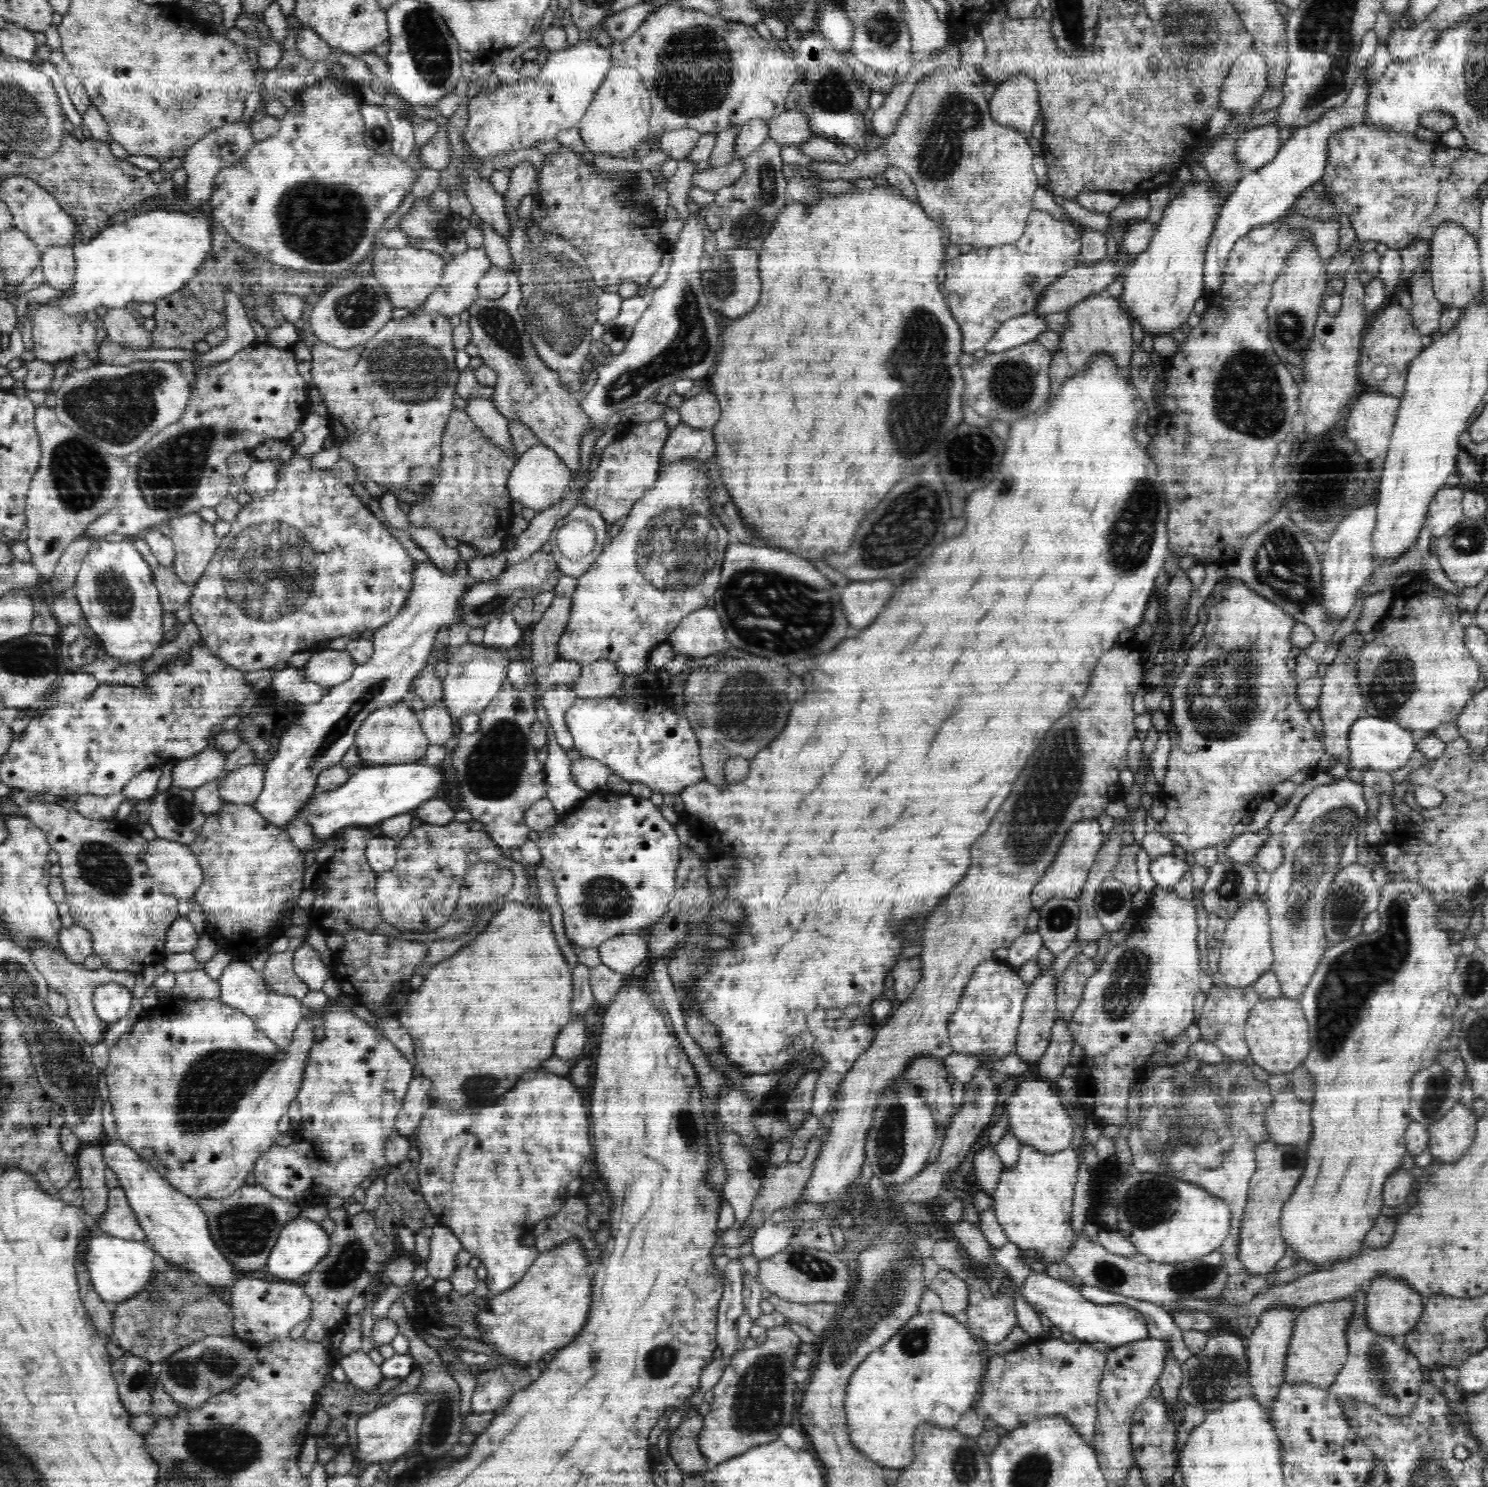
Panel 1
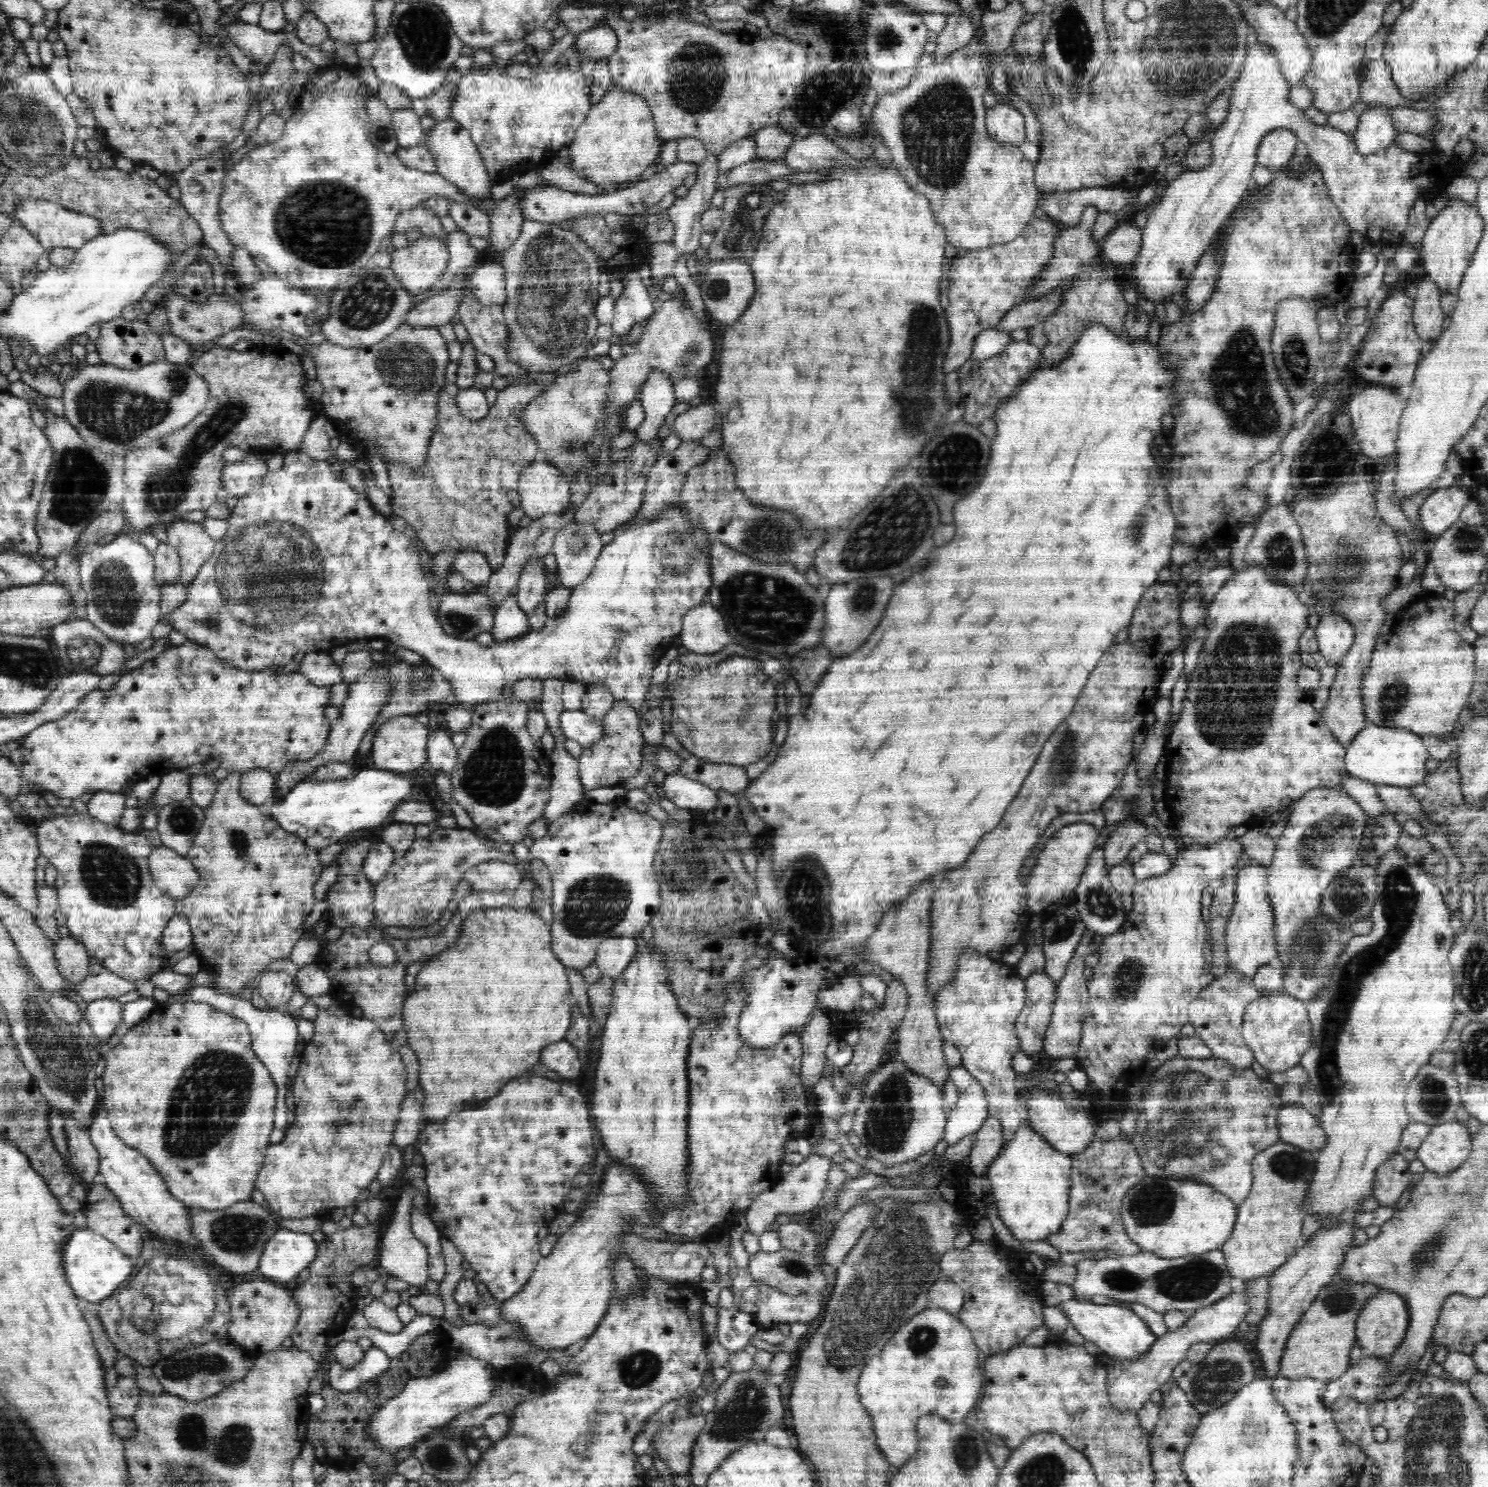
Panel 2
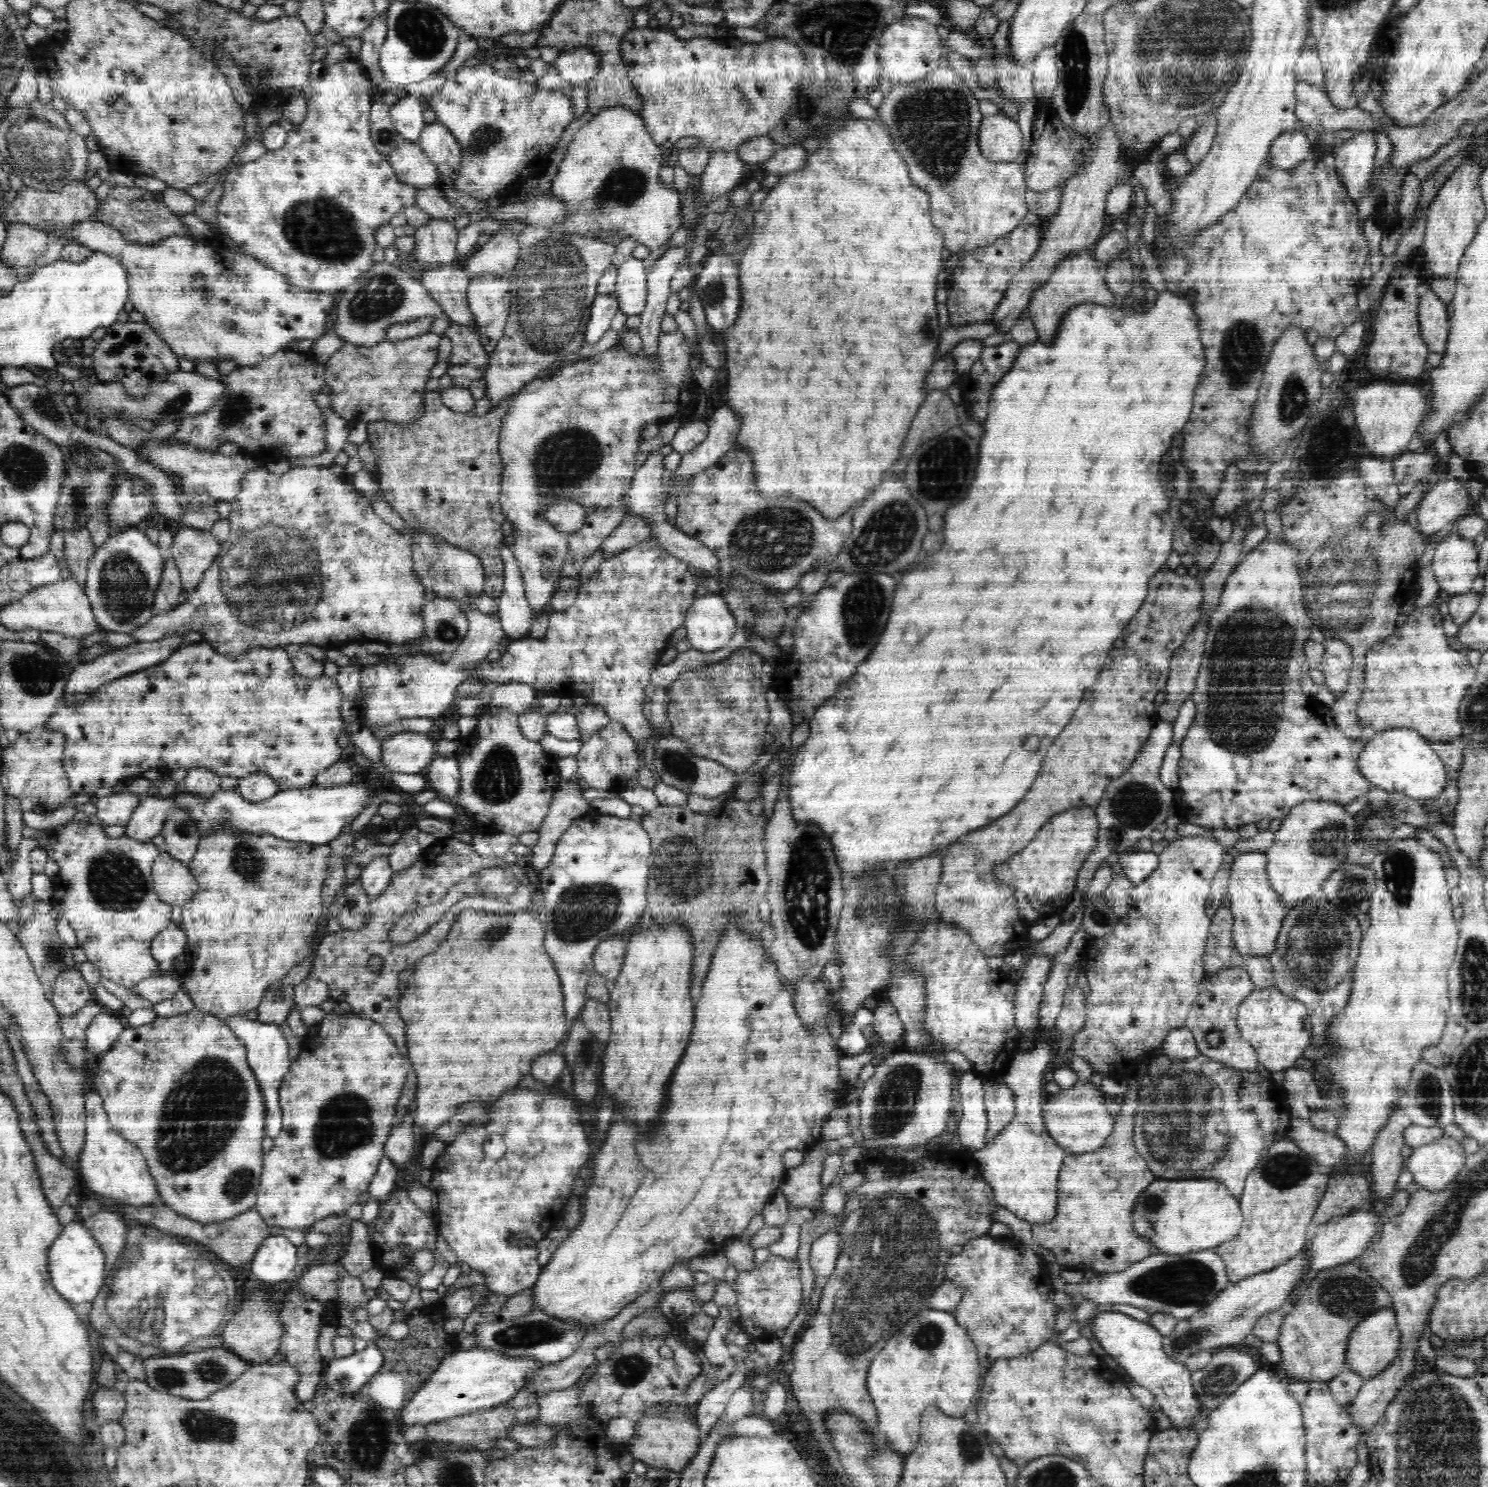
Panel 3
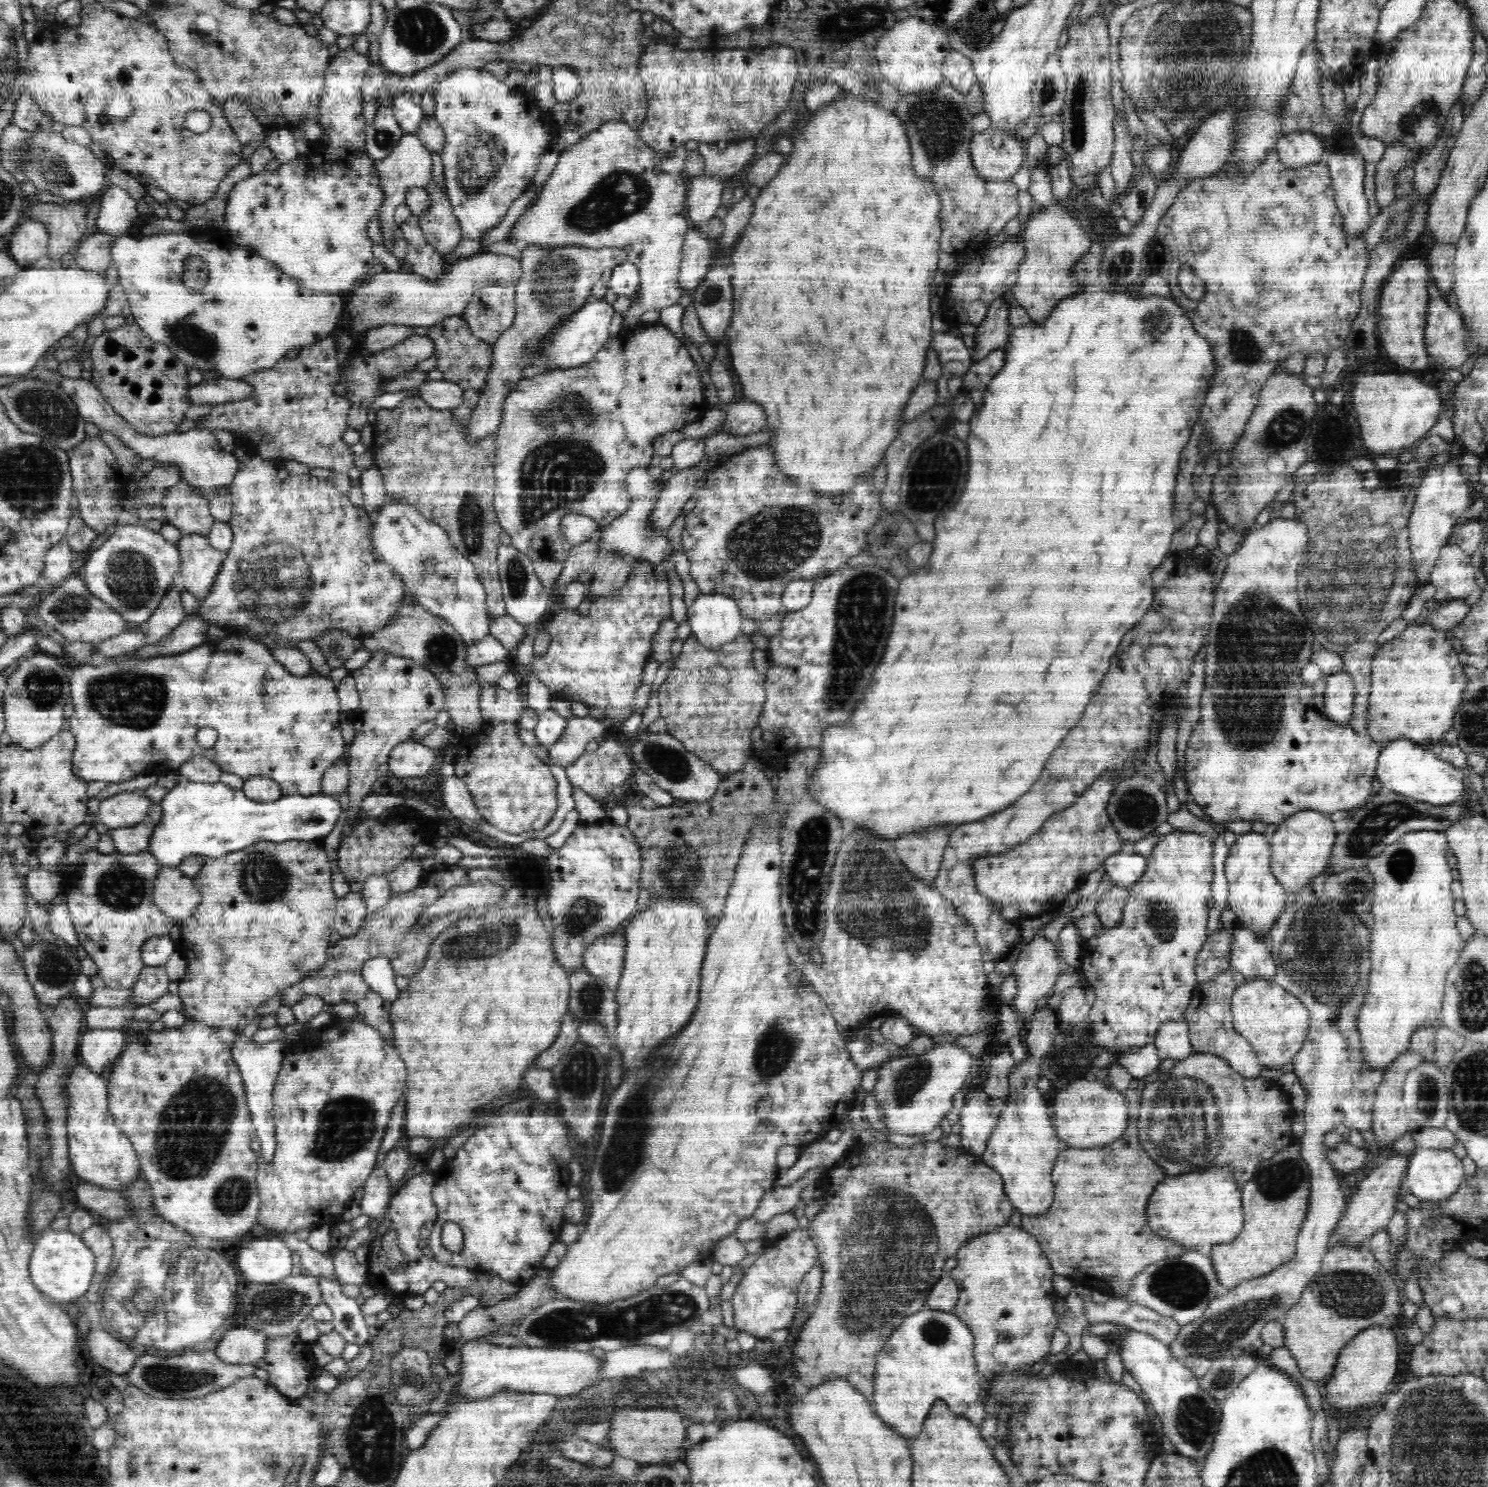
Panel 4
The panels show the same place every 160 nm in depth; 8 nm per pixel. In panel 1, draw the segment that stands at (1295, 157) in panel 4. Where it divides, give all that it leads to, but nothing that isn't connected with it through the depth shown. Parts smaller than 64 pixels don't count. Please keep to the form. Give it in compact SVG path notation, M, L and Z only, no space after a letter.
M1260 126L1241 134L1234 148L1234 156L1246 171L1256 170L1272 162L1282 146L1278 126Z

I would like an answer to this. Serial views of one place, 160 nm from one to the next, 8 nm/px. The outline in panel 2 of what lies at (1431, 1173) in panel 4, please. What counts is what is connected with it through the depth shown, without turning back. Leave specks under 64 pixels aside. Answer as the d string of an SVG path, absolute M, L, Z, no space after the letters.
M1448 1121L1431 1128L1430 1135L1416 1149L1425 1170L1449 1174L1464 1164L1472 1149L1469 1129L1464 1123Z

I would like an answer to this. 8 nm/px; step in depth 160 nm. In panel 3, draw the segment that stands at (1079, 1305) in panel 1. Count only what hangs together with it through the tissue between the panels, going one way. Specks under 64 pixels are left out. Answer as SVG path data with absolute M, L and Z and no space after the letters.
M1114 1311L1096 1312L1096 1316L1089 1321L1089 1326L1095 1336L1094 1343L1097 1345L1098 1351L1104 1352L1116 1368L1125 1370L1134 1383L1147 1388L1155 1396L1156 1404L1160 1406L1162 1414L1166 1414L1170 1418L1171 1424L1178 1424L1180 1428L1184 1428L1185 1425L1195 1427L1198 1426L1198 1422L1194 1421L1196 1416L1200 1416L1205 1411L1208 1417L1209 1411L1202 1407L1200 1399L1196 1397L1196 1391L1194 1391L1191 1381L1191 1370L1183 1363L1168 1358L1163 1350L1163 1336L1154 1327L1129 1315Z

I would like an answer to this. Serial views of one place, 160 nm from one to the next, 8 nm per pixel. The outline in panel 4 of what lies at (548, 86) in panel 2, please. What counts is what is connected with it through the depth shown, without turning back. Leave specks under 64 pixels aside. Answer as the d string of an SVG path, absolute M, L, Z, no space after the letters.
M461 68L447 74L436 86L434 99L434 117L442 126L446 138L441 154L446 179L445 191L459 220L463 238L480 242L482 234L495 229L508 209L519 204L518 196L533 185L546 142L554 138L552 134L546 134L550 116L544 114L534 99L532 102L522 102L520 94L506 92L506 84L485 68Z

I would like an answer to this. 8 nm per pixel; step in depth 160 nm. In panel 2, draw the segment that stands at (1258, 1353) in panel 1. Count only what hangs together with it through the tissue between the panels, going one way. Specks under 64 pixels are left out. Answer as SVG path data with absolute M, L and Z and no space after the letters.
M1354 1219L1346 1221L1339 1227L1317 1230L1313 1237L1302 1245L1302 1248L1295 1249L1289 1259L1270 1275L1268 1313L1258 1324L1257 1336L1257 1348L1263 1362L1259 1373L1264 1378L1272 1380L1278 1376L1281 1356L1286 1348L1288 1337L1296 1323L1302 1318L1303 1312L1306 1312L1310 1304L1314 1302L1319 1290L1325 1284L1334 1282L1336 1270L1340 1268L1346 1252L1352 1247L1354 1230L1356 1230Z

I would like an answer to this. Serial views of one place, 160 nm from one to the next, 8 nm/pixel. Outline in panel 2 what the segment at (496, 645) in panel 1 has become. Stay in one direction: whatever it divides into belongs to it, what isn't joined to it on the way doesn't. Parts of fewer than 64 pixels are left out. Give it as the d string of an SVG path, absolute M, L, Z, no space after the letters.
M509 595L495 612L492 631L495 642L516 639L532 631L529 628L529 616L521 611L517 597Z

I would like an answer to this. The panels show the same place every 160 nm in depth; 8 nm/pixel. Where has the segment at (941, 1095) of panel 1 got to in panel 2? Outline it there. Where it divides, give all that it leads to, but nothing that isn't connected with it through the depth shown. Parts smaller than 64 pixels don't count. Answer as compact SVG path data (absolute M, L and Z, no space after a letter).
M928 880L924 888L916 888L900 908L892 908L884 920L880 920L880 928L876 928L874 936L863 944L867 948L867 959L870 964L878 964L880 968L888 970L893 978L904 983L908 993L907 1007L897 1030L895 1056L900 1058L910 1072L924 1076L935 1086L942 1086L946 1078L950 1077L951 1068L948 1067L942 1050L943 1038L936 1023L936 1006L932 995L925 986L925 973L928 972L928 950L930 948L930 908L932 908L932 892L934 884Z

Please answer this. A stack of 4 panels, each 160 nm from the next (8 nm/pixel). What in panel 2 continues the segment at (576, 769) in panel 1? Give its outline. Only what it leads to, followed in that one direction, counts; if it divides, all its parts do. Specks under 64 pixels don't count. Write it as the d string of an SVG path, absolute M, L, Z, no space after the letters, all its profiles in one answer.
M625 700L615 701L612 710L603 716L602 739L583 747L582 754L577 757L580 781L584 790L594 790L602 786L610 788L619 786L624 780L636 776L642 766L642 731L640 730L637 712L629 707Z

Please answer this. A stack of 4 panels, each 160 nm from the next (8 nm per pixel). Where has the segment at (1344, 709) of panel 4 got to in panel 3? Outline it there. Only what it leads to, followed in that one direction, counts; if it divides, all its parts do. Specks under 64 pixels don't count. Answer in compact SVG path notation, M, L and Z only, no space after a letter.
M1326 634L1324 645L1325 654L1317 667L1323 672L1323 682L1328 690L1338 699L1348 686L1349 670L1353 664L1352 650L1346 642L1329 634Z

